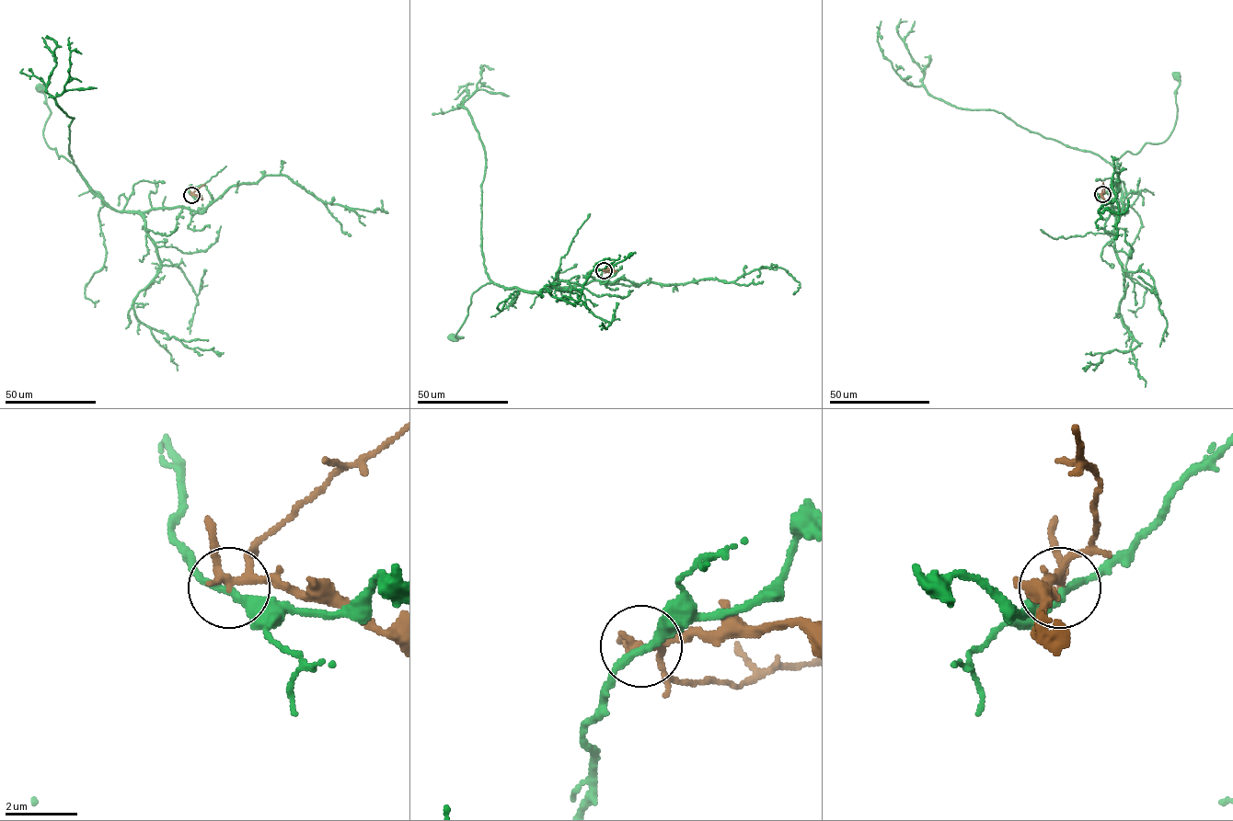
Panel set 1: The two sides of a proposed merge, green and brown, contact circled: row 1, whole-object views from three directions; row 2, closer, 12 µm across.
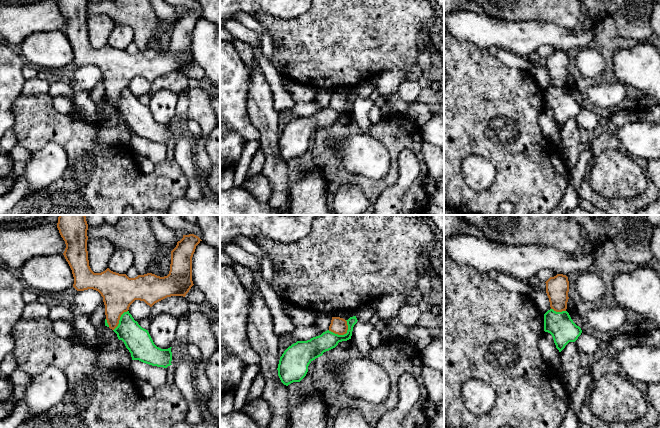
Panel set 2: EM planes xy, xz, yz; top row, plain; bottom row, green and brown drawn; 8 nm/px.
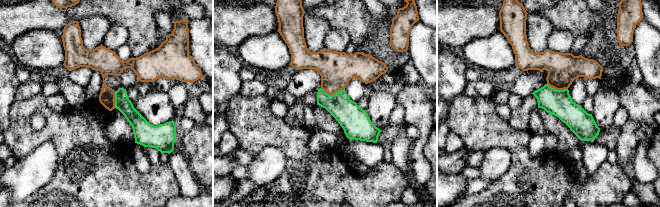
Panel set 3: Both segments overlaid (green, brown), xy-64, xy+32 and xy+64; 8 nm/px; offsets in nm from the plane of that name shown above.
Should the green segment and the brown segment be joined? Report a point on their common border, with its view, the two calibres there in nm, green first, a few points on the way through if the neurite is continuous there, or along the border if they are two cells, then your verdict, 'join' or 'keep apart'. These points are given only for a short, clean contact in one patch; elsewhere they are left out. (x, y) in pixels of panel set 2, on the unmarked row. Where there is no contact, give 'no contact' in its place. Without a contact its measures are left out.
xz (342, 111) | 160/130 nm | along xz (347, 97), (347, 107), (343, 110), (335, 110), (328, 106) | keep apart

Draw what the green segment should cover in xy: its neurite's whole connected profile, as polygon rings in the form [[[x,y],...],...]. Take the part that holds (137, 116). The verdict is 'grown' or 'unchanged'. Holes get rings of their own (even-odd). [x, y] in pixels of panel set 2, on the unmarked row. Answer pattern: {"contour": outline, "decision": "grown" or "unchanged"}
{"contour": [[[129,87],[121,91],[119,100],[113,107],[118,115],[124,118],[132,136],[163,144],[172,141],[172,123],[168,125],[157,123],[148,106],[142,104]]], "decision": "unchanged"}

